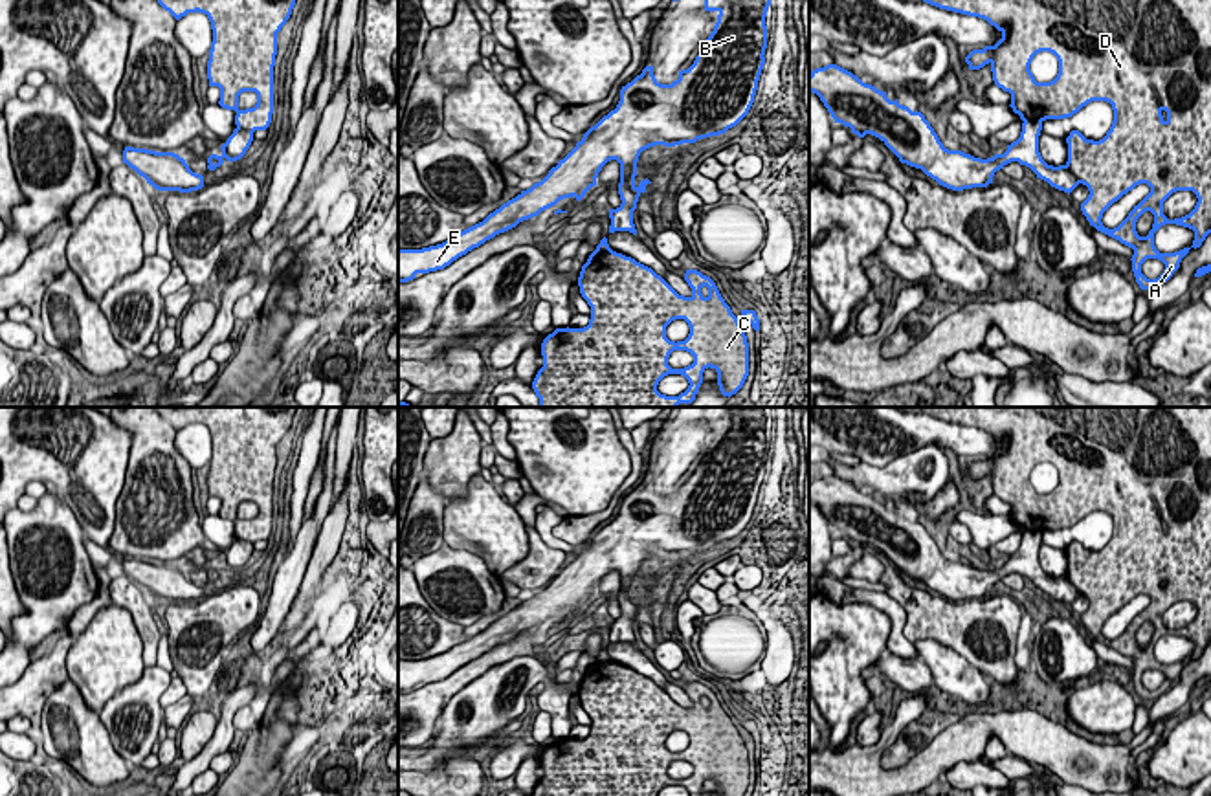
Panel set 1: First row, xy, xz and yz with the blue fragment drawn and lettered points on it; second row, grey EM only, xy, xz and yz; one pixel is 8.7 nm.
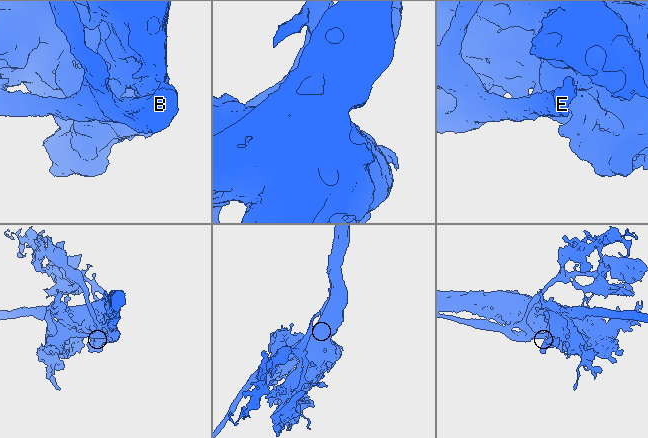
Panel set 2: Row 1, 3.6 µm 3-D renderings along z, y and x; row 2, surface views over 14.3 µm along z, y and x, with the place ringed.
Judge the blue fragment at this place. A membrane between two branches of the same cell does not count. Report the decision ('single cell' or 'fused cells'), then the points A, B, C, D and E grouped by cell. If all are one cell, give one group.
fused cells; A C D / B E

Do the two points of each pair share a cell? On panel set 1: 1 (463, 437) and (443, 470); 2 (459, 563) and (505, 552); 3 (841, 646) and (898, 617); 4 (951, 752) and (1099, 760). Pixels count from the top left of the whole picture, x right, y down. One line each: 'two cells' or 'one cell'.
1: one cell
2: two cells
3: two cells
4: one cell

